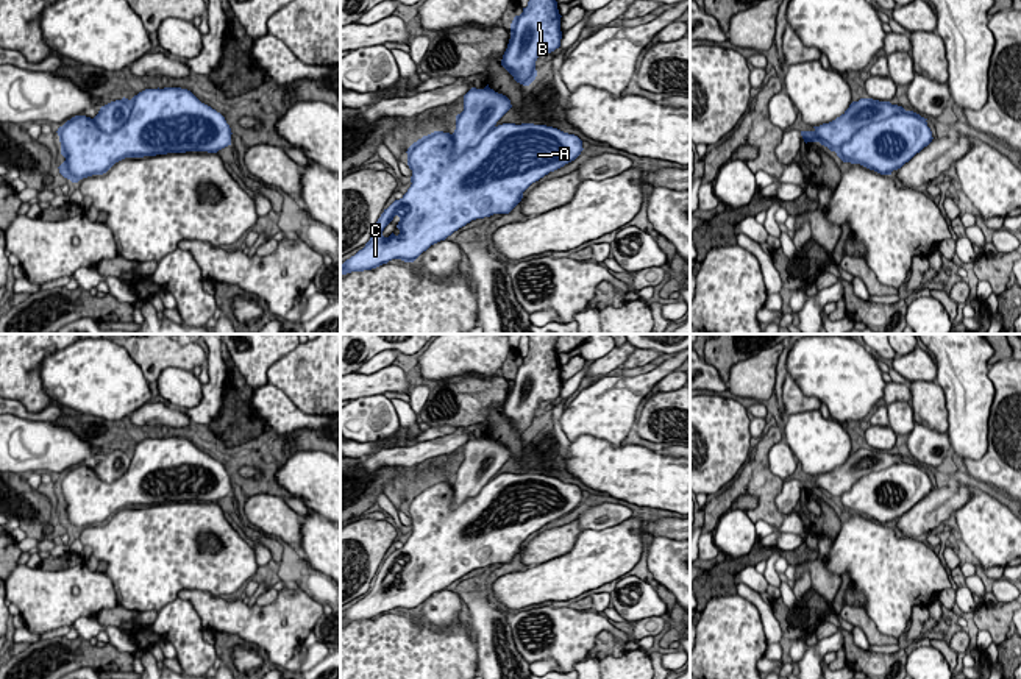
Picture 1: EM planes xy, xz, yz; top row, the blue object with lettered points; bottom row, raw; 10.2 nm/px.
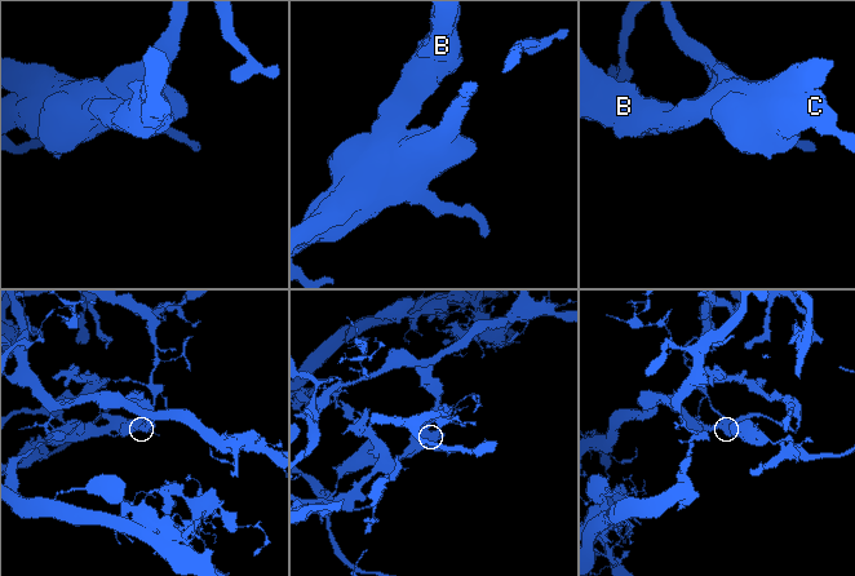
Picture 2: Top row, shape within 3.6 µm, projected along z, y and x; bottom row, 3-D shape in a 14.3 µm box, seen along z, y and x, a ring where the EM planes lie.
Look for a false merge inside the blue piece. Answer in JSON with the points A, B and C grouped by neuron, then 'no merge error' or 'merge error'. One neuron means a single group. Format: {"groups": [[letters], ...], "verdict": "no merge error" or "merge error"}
{"groups": [["A", "C"], ["B"]], "verdict": "merge error"}

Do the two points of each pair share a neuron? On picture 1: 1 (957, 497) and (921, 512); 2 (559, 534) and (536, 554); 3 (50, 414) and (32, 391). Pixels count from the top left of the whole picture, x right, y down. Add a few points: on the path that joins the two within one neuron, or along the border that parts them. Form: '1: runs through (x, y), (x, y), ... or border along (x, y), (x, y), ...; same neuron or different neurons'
1: runs through (948, 498), (931, 511); same neuron
2: runs through (553, 540), (542, 548); same neuron
3: border along (16, 398), (30, 412), (41, 412), (55, 403); different neurons

